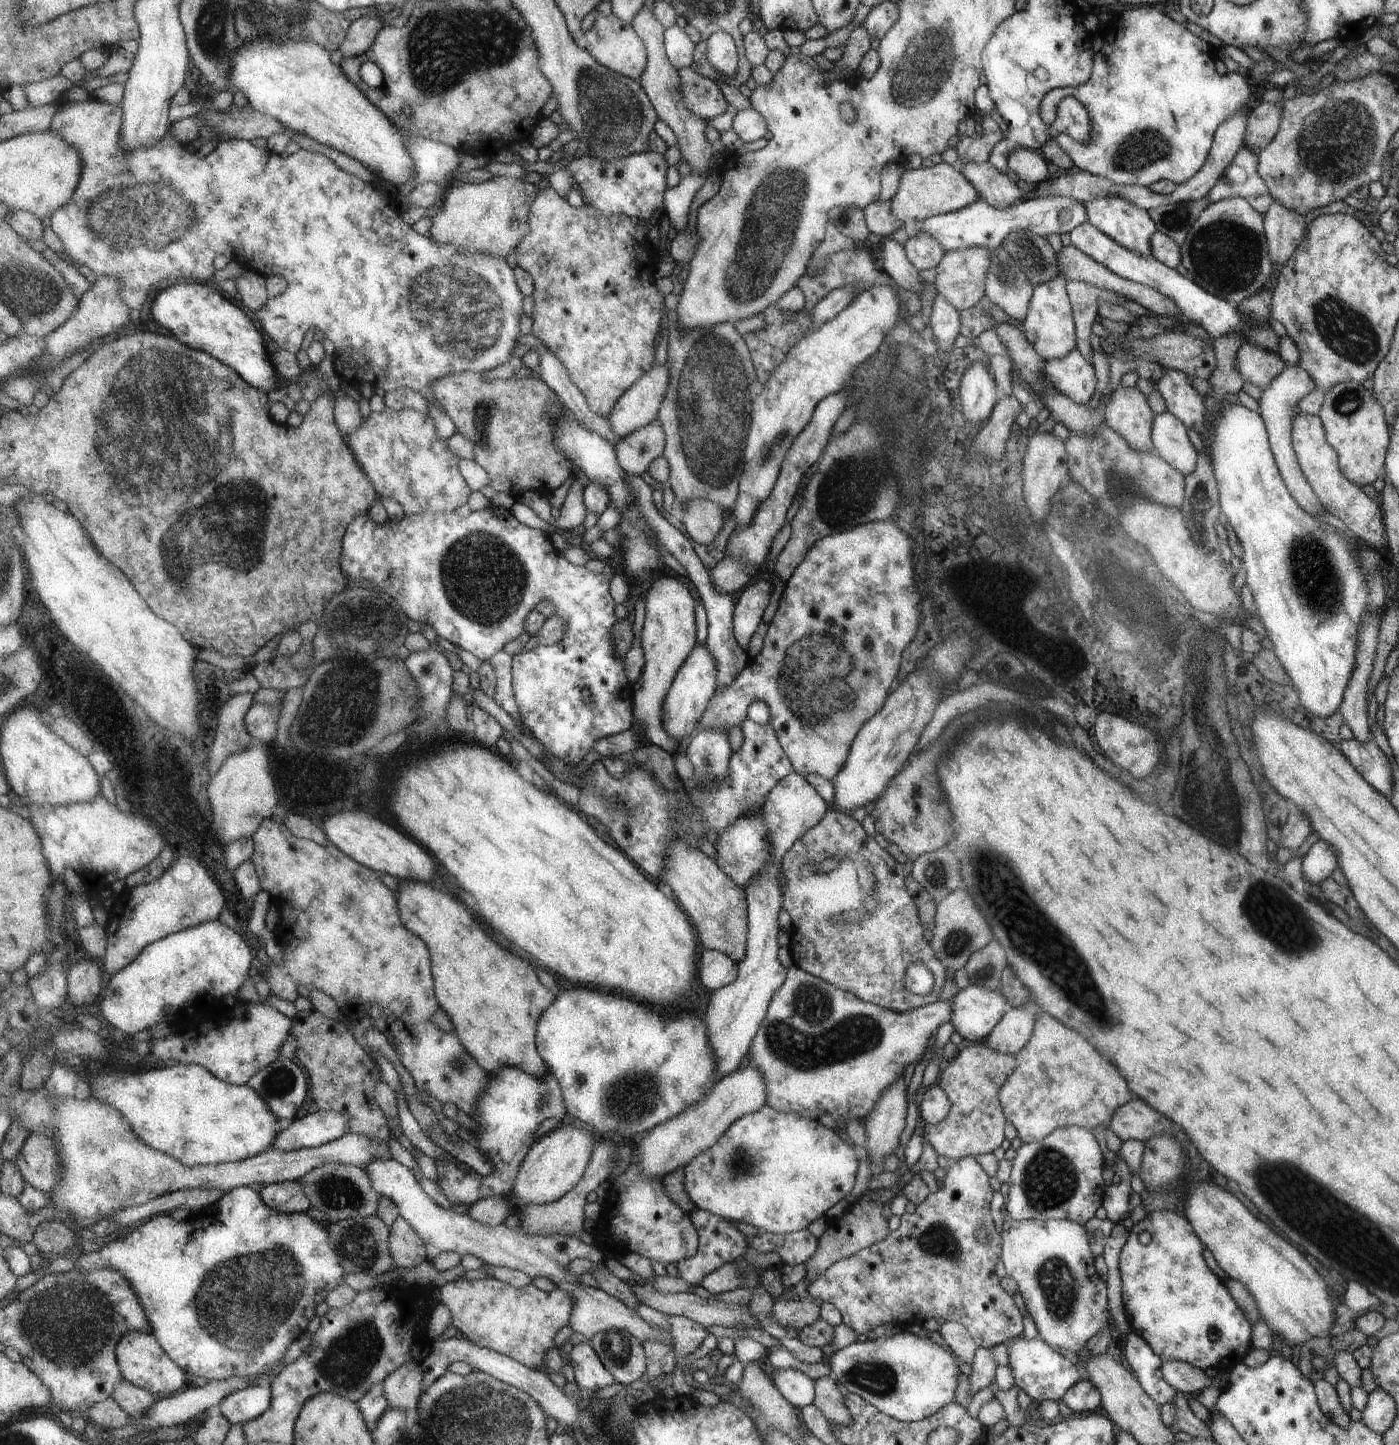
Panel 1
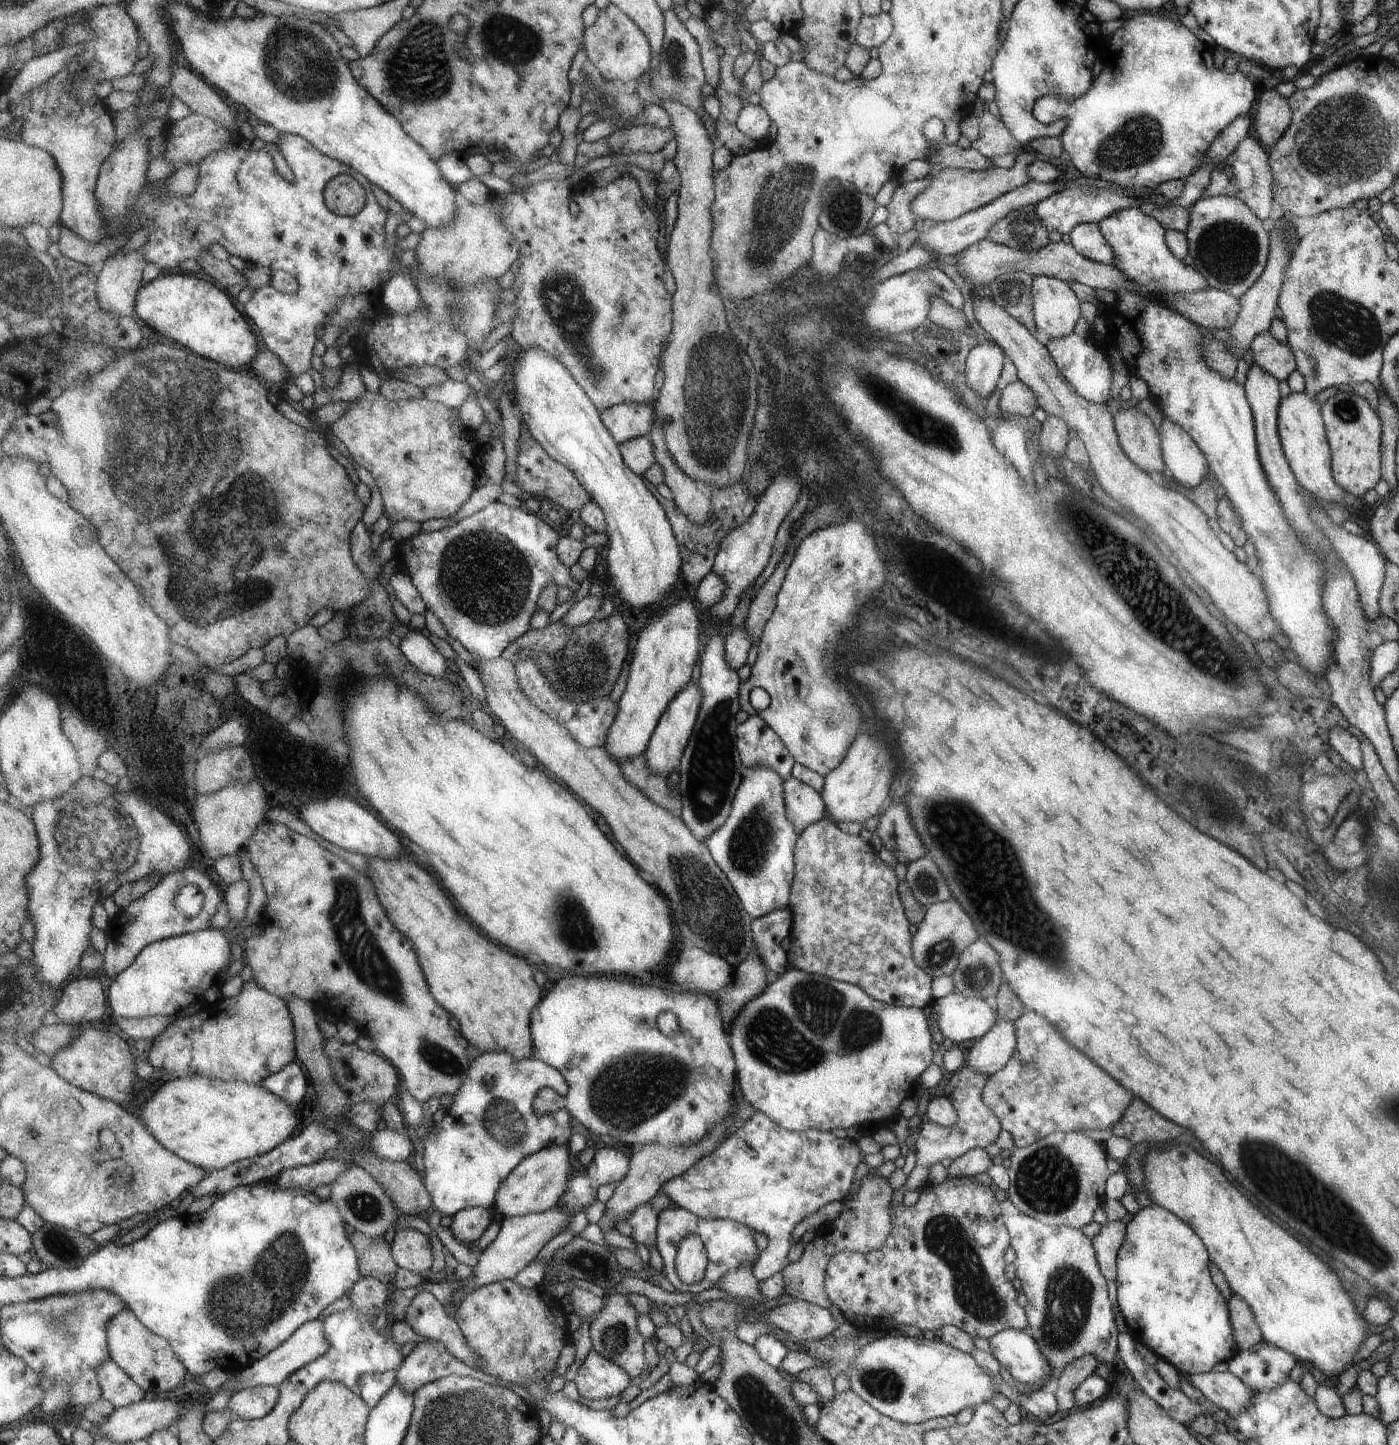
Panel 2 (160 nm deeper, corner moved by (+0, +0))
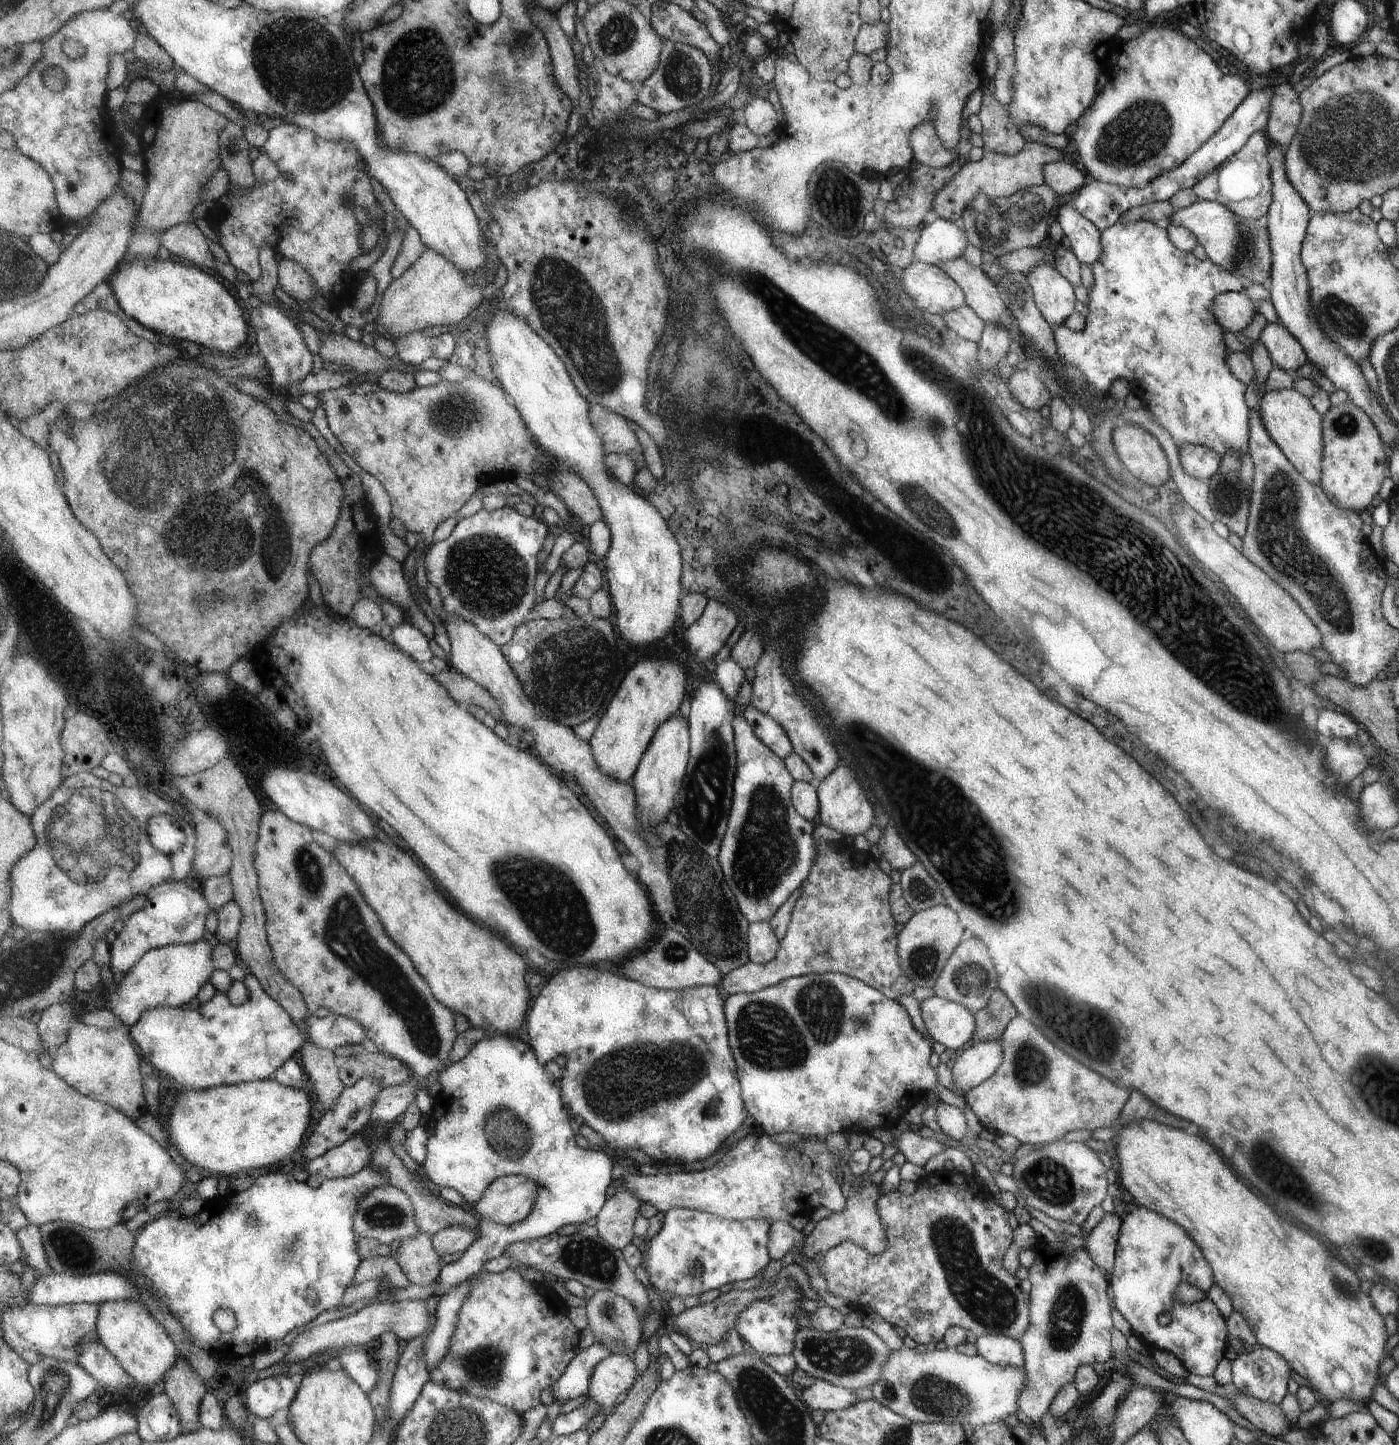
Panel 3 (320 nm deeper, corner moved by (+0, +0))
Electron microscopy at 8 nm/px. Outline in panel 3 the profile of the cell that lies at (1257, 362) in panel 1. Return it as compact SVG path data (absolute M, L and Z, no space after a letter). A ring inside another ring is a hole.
M1281 322L1267 323L1257 341L1263 343L1276 366L1286 372L1293 372L1308 362L1301 343Z

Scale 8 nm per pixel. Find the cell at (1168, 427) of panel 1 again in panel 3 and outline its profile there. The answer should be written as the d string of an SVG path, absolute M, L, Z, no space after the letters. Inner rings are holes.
M1183 444L1177 449L1180 465L1193 478L1208 479L1219 468L1220 456L1212 448Z

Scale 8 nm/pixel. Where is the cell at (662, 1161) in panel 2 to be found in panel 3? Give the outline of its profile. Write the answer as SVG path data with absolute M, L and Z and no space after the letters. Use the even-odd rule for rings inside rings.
M617 1190L611 1193L606 1205L596 1218L596 1227L601 1236L616 1249L629 1246L635 1238L633 1226L639 1216L642 1200L629 1191Z

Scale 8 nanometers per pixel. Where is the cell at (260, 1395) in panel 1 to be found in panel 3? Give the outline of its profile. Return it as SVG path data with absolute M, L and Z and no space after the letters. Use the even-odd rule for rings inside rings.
M285 1375L254 1381L245 1390L246 1407L252 1416L270 1420L277 1410L293 1404L300 1385L299 1378Z

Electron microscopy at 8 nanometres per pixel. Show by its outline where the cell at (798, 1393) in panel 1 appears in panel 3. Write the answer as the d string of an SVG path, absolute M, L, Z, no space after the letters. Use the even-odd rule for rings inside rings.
M817 1379L811 1386L805 1387L801 1398L810 1411L819 1409L825 1413L849 1408L858 1401L851 1389L821 1379Z

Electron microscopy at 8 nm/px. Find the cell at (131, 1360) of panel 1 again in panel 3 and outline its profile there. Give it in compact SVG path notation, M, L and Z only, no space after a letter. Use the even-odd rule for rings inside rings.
M139 1299L107 1301L100 1304L98 1334L103 1343L116 1357L119 1364L134 1378L140 1388L151 1388L159 1380L164 1380L165 1373L178 1361L179 1350L167 1329L149 1310L146 1303Z

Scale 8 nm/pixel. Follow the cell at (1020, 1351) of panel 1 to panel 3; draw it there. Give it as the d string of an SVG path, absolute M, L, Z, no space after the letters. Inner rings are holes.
M979 1335L975 1340L977 1355L991 1364L1024 1367L1022 1343L1003 1335Z

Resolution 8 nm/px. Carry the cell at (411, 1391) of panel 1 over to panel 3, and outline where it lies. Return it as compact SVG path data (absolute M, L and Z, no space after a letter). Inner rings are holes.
M474 1276L459 1286L453 1287L445 1296L439 1300L436 1312L436 1323L433 1330L428 1334L423 1348L428 1369L438 1367L449 1354L452 1338L456 1331L461 1307L465 1298L470 1295L472 1280Z

